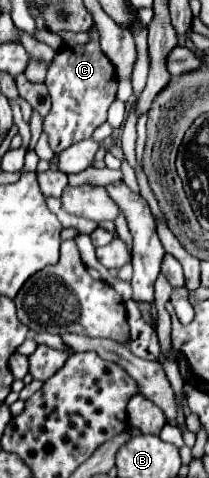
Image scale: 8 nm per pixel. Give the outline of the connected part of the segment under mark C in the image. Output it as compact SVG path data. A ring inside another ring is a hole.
M95 27L87 31L91 41L87 45L63 47L57 51L53 63L47 69L45 85L53 99L49 115L43 119L43 129L49 135L49 145L55 153L69 149L71 145L89 139L95 127L107 119L107 109L115 101L117 93L117 75L113 63L105 57L99 47L99 35Z

